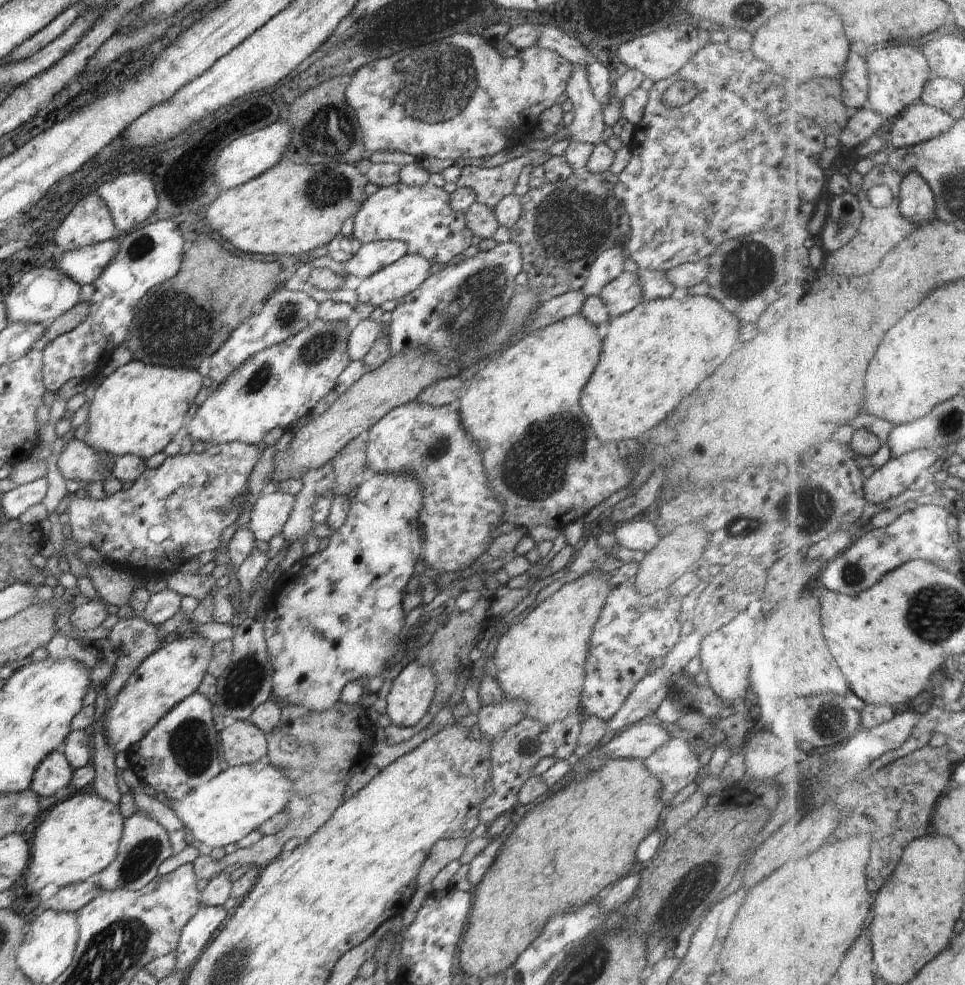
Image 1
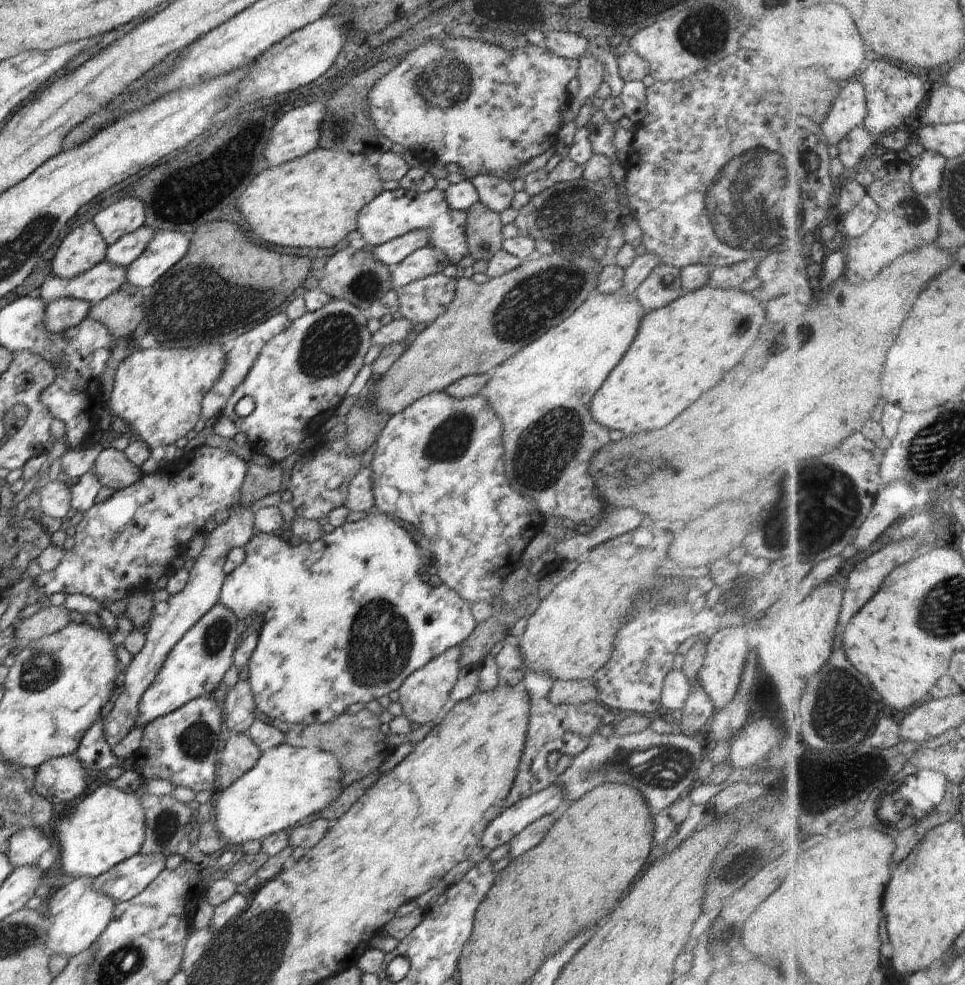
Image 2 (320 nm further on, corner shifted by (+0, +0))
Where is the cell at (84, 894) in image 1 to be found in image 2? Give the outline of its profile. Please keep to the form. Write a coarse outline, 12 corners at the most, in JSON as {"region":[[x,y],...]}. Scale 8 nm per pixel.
{"region":[[138,853],[95,877],[116,903],[140,894],[166,855]]}

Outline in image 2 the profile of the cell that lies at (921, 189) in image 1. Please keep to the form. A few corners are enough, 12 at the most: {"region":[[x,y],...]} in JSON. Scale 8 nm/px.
{"region":[[928,149],[910,162],[913,187],[940,194],[947,156]]}

